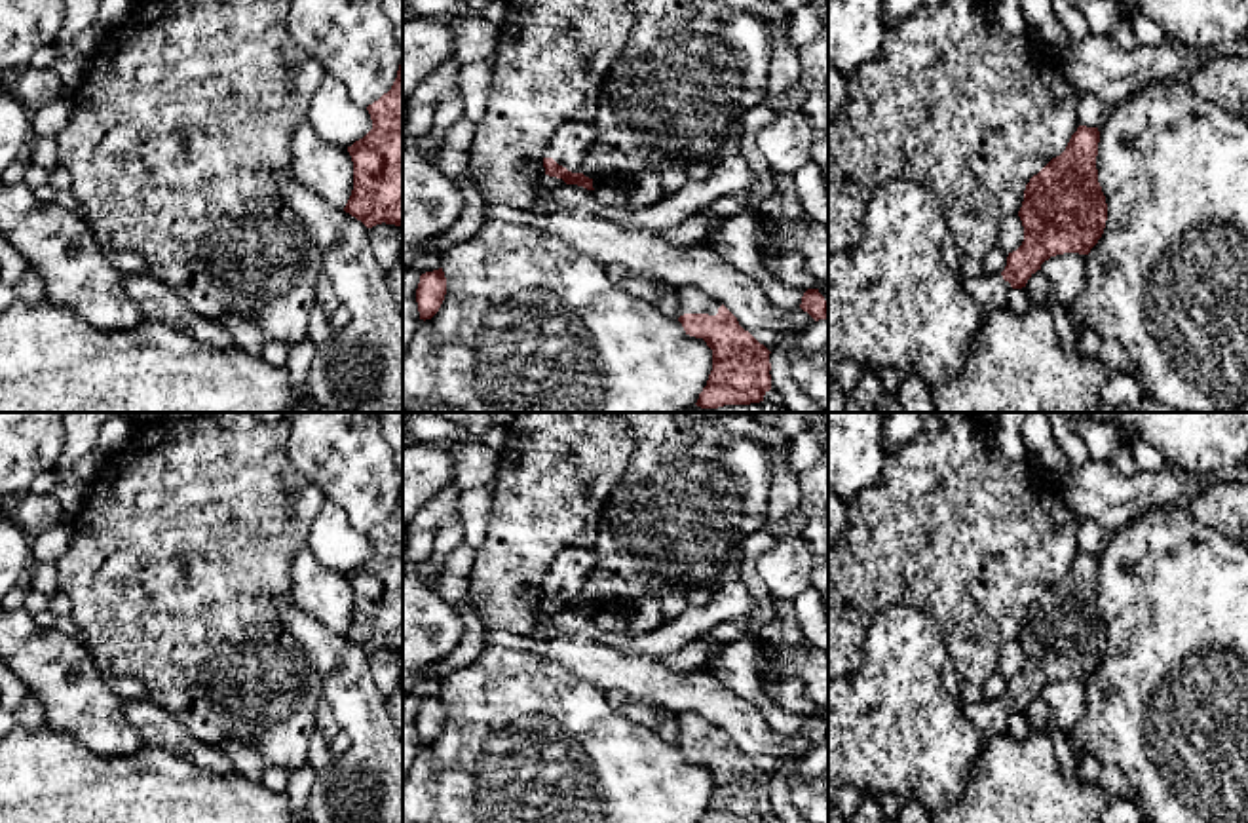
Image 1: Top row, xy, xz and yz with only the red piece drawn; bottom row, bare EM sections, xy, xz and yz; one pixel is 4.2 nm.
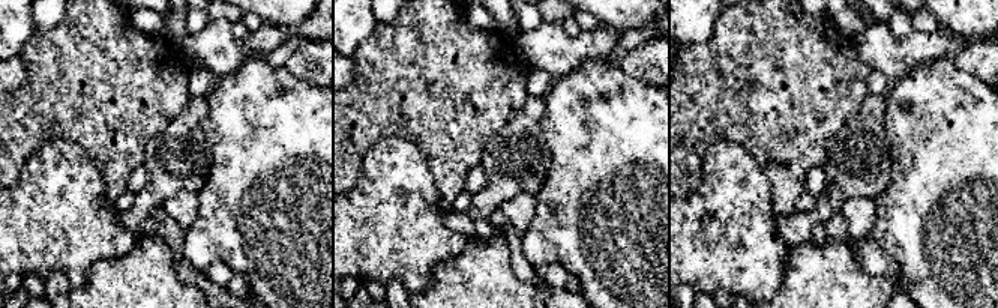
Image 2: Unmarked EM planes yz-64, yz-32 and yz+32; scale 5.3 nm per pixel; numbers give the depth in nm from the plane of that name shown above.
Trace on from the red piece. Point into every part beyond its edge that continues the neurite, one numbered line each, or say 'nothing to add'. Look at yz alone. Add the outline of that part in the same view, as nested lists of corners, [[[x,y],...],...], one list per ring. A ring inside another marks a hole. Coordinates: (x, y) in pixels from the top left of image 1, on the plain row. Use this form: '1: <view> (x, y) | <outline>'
1: yz (990, 717) | [[[980,699],[965,707],[969,722],[988,737],[1009,734],[1011,709],[999,699]]]

